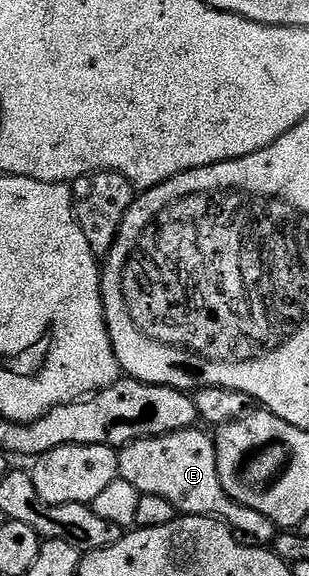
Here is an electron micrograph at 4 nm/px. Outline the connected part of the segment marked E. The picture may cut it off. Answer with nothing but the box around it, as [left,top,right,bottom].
[118,427,276,547]

